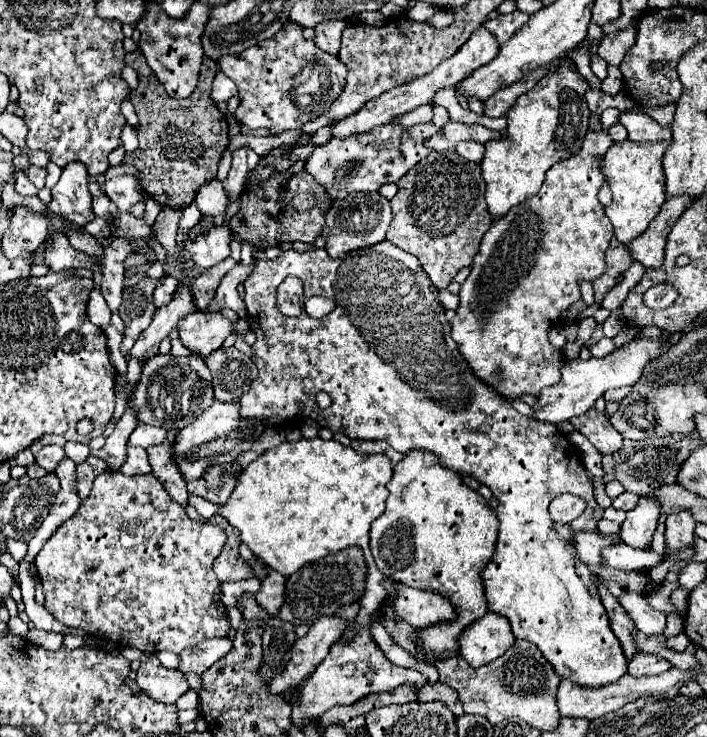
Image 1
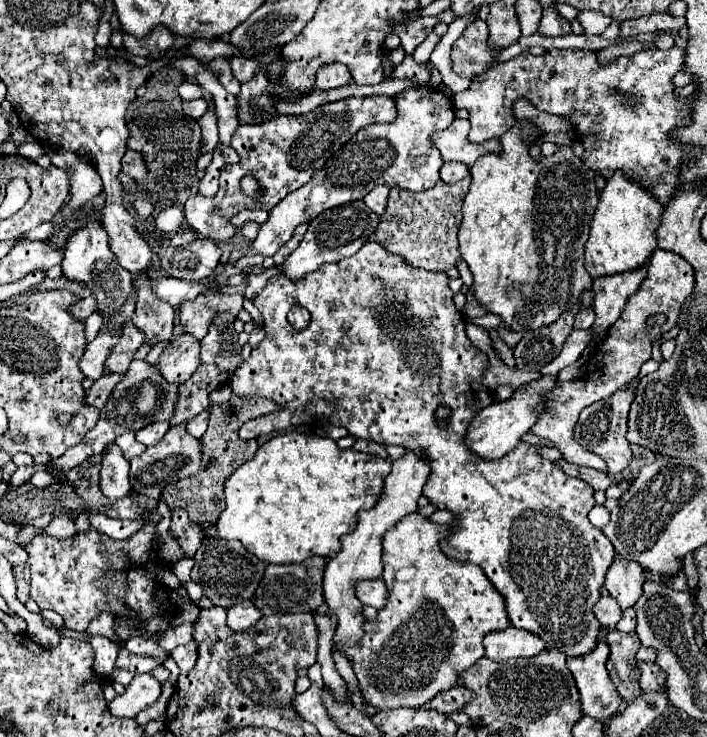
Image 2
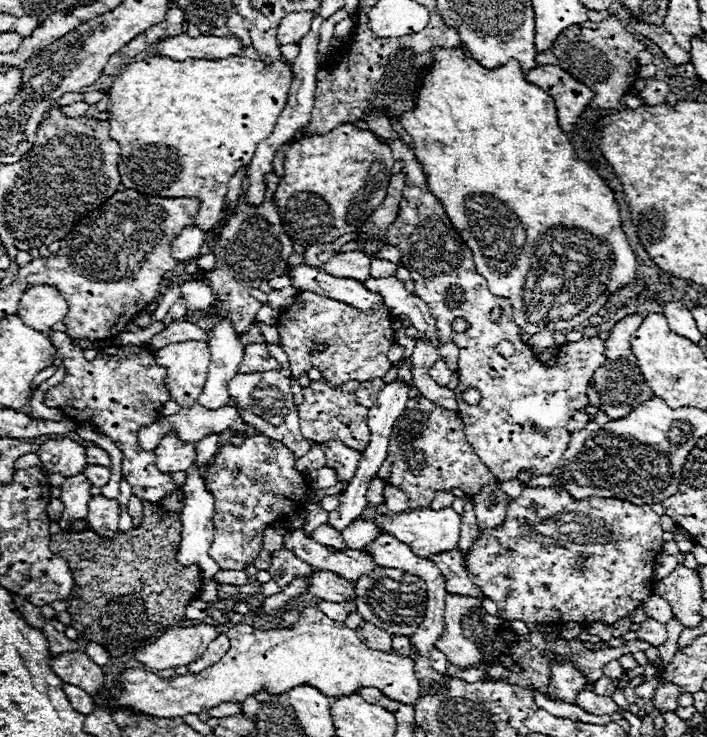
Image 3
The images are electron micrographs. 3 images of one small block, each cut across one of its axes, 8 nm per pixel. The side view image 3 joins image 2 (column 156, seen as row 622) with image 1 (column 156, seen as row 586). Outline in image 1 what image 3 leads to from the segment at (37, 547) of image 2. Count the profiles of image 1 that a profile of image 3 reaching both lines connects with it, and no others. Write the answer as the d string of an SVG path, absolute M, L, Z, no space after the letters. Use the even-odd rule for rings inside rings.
M102 472L78 512L56 528L36 556L44 606L64 626L82 628L96 638L132 646L146 654L160 650L180 654L206 638L226 636L230 630L230 622L224 618L224 604L216 606L212 602L212 594L220 592L212 562L224 548L224 540L226 534L220 526L190 520L154 474L124 476L122 472Z

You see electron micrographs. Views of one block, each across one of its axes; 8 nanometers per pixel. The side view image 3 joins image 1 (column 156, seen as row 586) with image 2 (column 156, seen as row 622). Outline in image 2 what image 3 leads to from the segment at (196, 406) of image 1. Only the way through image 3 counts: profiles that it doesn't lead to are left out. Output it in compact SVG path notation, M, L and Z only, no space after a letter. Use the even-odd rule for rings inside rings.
M134 360L130 364L130 368L126 370L124 378L114 386L108 402L102 406L98 424L82 438L80 444L72 446L60 460L52 460L50 464L60 466L62 470L68 470L72 466L78 466L92 454L102 454L104 448L116 440L116 436L120 436L128 430L136 432L150 422L160 422L160 420L168 422L168 418L172 418L172 410L176 406L176 398L174 398L176 390L178 390L178 386L164 382L164 378L160 378L160 374L156 374L156 368L152 364L148 364L144 360Z

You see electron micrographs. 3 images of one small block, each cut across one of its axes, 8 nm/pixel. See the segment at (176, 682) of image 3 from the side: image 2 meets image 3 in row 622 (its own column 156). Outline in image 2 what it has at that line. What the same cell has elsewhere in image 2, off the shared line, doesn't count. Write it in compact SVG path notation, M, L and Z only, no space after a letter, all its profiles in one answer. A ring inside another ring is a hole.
M138 272L134 288L138 298L136 310L132 314L132 324L144 332L144 344L170 342L174 332L174 308L154 296L148 272Z

